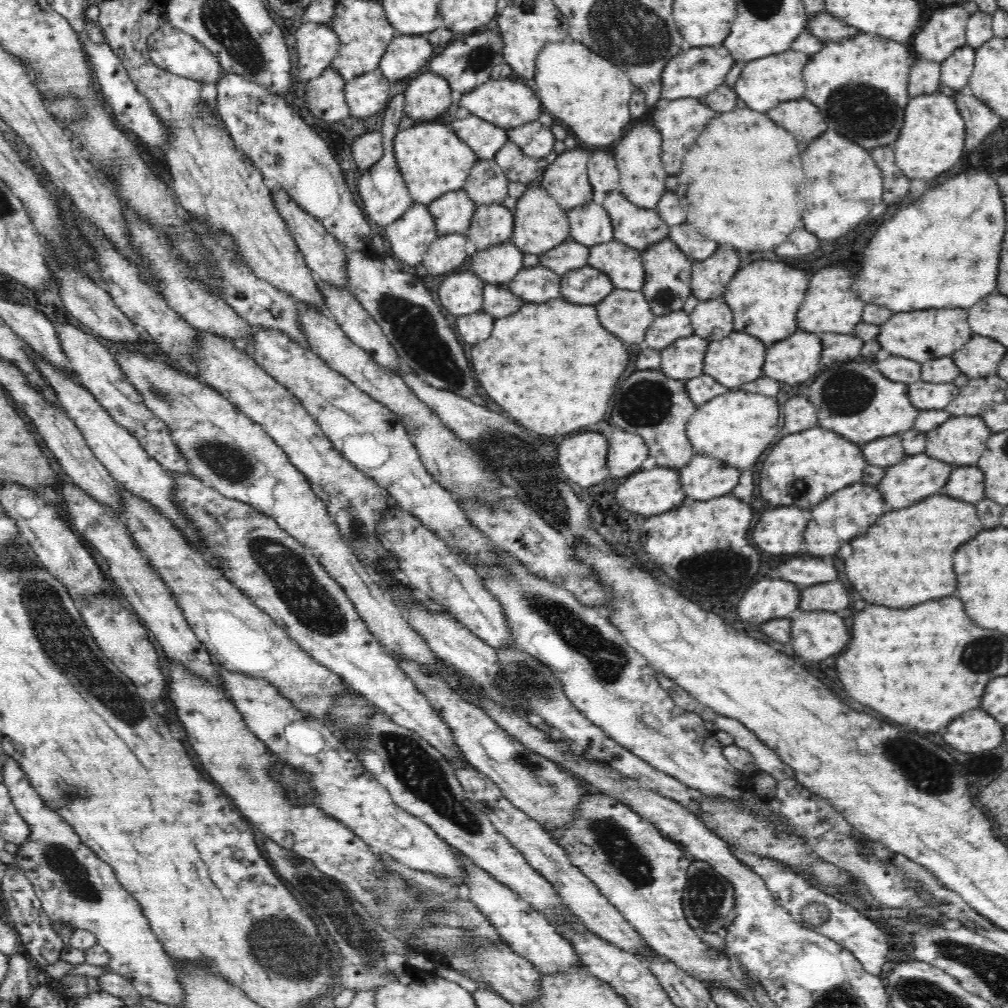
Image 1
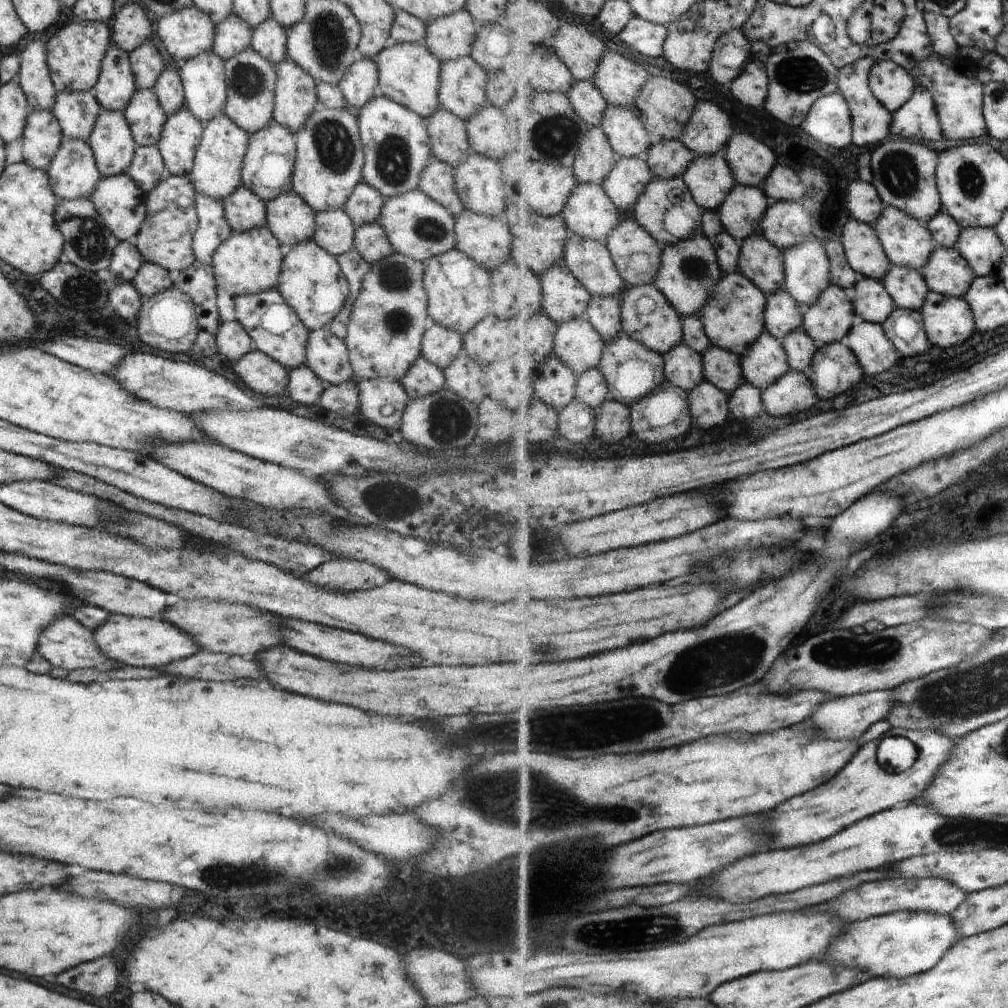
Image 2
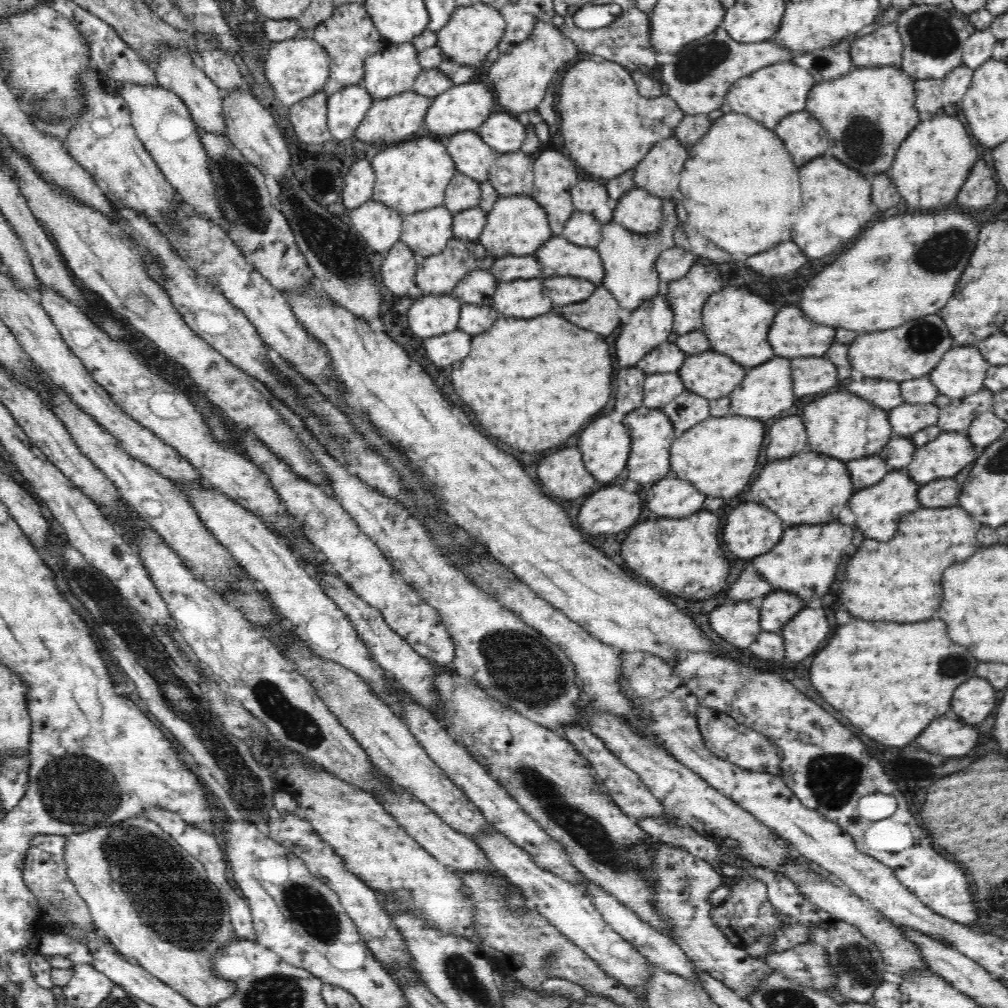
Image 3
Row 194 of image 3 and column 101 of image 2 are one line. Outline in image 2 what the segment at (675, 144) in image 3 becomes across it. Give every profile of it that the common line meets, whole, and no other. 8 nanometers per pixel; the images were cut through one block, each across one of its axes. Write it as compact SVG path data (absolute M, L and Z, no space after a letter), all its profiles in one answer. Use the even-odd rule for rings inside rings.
M69 614L60 615L55 621L50 621L45 629L39 634L36 652L43 656L52 666L73 671L80 669L98 669L102 674L110 669L120 667L118 662L114 662L106 655L102 655L93 639L92 631L82 626Z

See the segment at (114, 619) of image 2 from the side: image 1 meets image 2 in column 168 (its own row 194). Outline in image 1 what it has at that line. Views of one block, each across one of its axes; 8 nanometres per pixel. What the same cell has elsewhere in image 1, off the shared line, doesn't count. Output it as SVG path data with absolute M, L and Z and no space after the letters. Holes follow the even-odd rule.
M638 122L634 128L620 138L614 148L615 161L620 173L621 193L630 202L643 209L655 209L660 197L667 191L669 174L662 163L662 135L652 122Z

